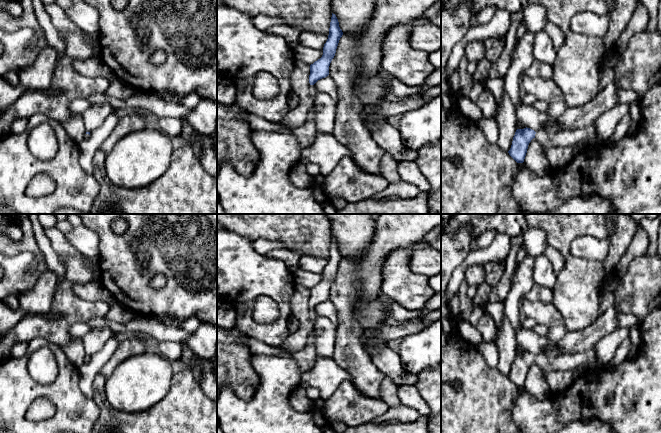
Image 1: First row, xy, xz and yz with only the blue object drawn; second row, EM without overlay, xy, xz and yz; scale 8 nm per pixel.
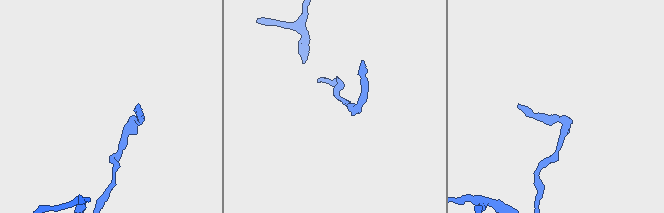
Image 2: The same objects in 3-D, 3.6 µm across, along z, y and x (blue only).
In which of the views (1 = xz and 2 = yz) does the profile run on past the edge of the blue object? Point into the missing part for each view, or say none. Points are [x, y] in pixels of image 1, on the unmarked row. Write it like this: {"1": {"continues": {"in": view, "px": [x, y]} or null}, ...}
{"1": {"continues": {"in": "xz", "px": [313, 315]}}, "2": {"continues": {"in": "yz", "px": [564, 362]}}}

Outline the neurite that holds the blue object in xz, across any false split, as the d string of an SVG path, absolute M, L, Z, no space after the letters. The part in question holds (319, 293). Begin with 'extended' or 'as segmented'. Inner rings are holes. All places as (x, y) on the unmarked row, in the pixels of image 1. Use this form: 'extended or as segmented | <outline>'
extended | M332 237L328 263L323 271L323 279L320 283L310 289L309 307L310 319L312 321L313 327L317 318L317 313L315 312L314 308L318 304L325 302L329 299L329 290L335 280L336 273L342 259L343 256L339 251L338 243L336 239Z

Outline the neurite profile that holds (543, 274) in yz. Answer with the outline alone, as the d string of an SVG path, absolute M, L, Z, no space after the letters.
M544 253L535 258L533 280L535 284L544 285L551 289L556 287L557 275Z

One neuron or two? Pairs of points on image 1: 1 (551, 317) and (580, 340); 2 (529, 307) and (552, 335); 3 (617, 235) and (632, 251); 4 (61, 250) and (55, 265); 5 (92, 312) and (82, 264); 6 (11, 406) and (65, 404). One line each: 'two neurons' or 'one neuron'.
1: two neurons
2: one neuron
3: two neurons
4: two neurons
5: two neurons
6: one neuron

